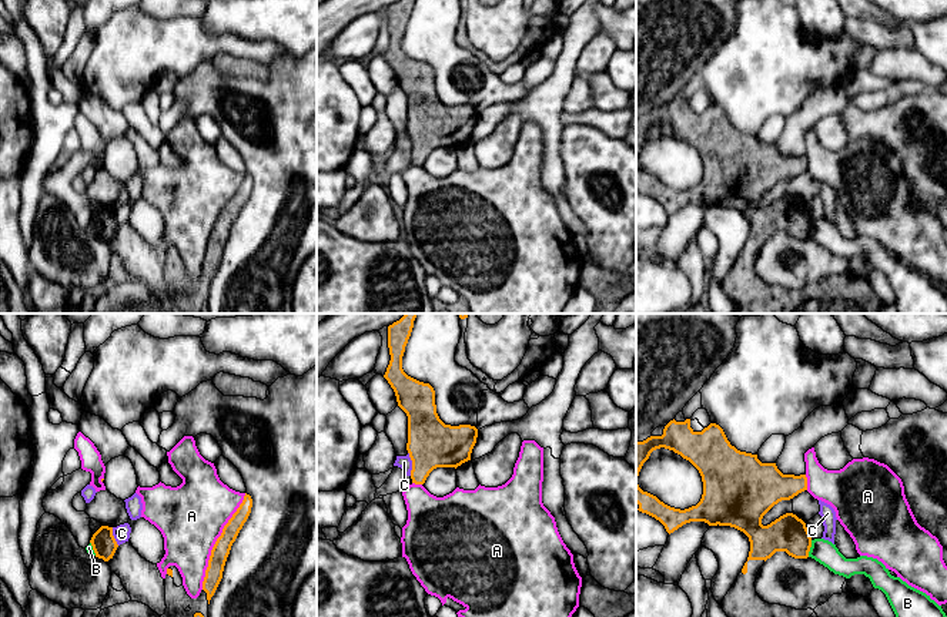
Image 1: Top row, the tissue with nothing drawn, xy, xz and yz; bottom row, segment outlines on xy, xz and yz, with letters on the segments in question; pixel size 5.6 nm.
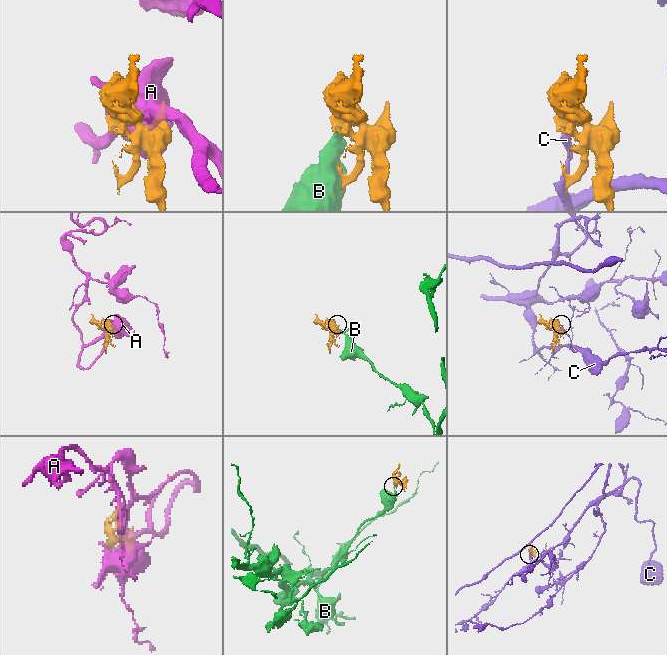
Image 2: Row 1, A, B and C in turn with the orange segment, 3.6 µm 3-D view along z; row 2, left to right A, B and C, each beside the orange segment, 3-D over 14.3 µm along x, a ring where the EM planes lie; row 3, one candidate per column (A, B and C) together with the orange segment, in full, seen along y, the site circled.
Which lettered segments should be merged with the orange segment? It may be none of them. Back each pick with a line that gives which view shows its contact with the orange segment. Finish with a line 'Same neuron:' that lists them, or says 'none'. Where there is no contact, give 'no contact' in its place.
Same neuron: none

